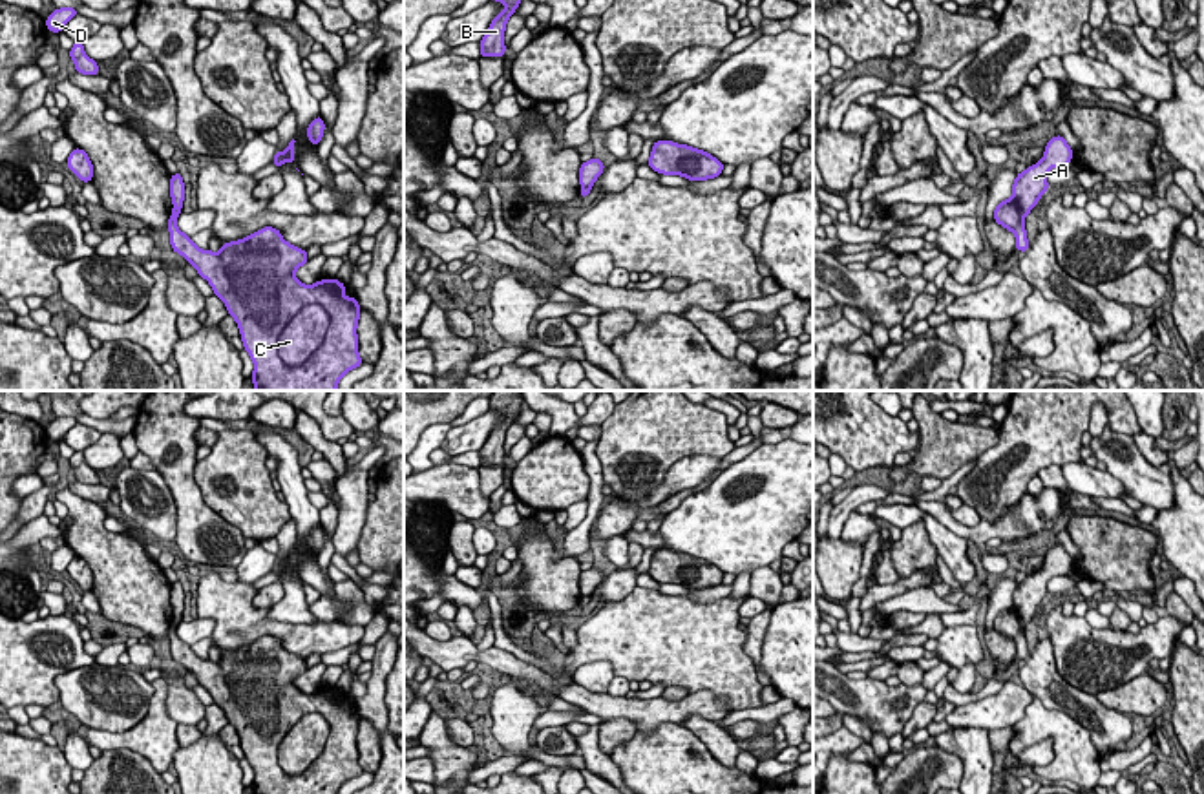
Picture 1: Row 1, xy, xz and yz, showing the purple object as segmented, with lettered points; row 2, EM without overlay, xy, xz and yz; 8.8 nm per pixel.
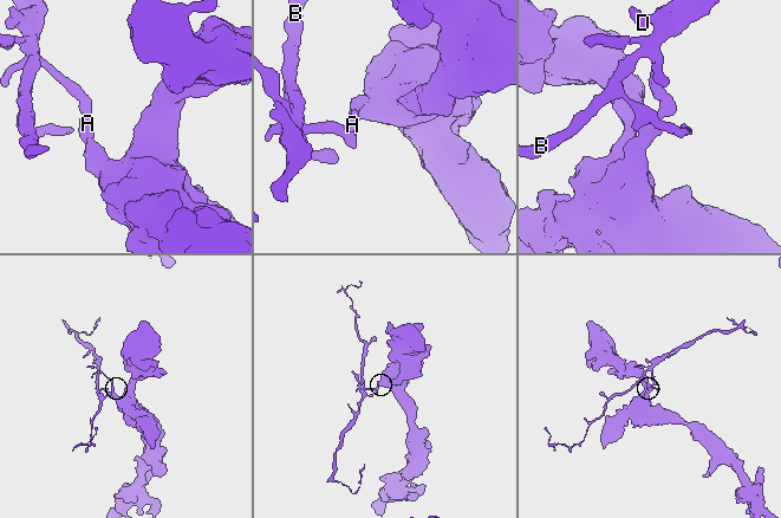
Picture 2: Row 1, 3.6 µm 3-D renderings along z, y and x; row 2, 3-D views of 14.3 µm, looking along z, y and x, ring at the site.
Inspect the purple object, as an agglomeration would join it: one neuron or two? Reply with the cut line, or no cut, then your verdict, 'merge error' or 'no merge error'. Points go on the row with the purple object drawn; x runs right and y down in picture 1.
cut in yz along (1016, 207), (1024, 218); merge error

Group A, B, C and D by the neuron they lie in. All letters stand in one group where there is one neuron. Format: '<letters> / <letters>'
A B D / C

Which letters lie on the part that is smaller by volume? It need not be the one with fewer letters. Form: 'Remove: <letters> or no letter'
Remove: A, B, D

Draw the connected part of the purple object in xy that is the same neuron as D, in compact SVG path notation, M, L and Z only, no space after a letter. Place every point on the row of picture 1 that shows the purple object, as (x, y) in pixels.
M62 7L62 9L55 9L48 18L46 18L46 26L49 31L53 33L60 33L64 29L64 26L77 16L77 9L73 7Z

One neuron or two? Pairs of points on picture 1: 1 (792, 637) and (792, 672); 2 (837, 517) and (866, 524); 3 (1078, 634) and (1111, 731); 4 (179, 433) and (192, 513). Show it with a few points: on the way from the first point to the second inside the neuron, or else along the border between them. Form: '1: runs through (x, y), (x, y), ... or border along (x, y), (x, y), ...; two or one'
1: runs through (792, 647), (792, 663); one
2: border along (854, 510), (839, 535); two
3: border along (1058, 672), (1075, 687), (1095, 696); two
4: runs through (185, 453), (185, 493); one

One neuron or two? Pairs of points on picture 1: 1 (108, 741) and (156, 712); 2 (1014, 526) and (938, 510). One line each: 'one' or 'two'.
1: one
2: one

